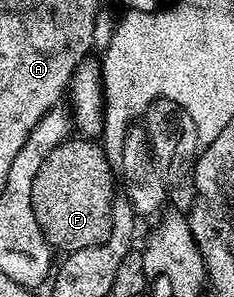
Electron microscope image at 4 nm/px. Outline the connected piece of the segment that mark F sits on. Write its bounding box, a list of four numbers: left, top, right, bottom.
[31,138,113,254]

